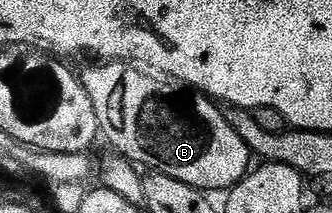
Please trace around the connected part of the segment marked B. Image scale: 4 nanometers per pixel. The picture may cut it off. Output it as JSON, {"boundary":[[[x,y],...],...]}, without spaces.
{"boundary":[[[94,62],[91,68],[80,72],[83,86],[96,106],[96,118],[101,135],[115,148],[119,157],[125,157],[135,166],[146,167],[151,173],[167,175],[178,182],[186,183],[205,194],[225,193],[239,184],[251,171],[252,153],[239,134],[228,124],[224,111],[210,97],[179,86],[166,78],[147,74],[141,67],[125,62]]]}

